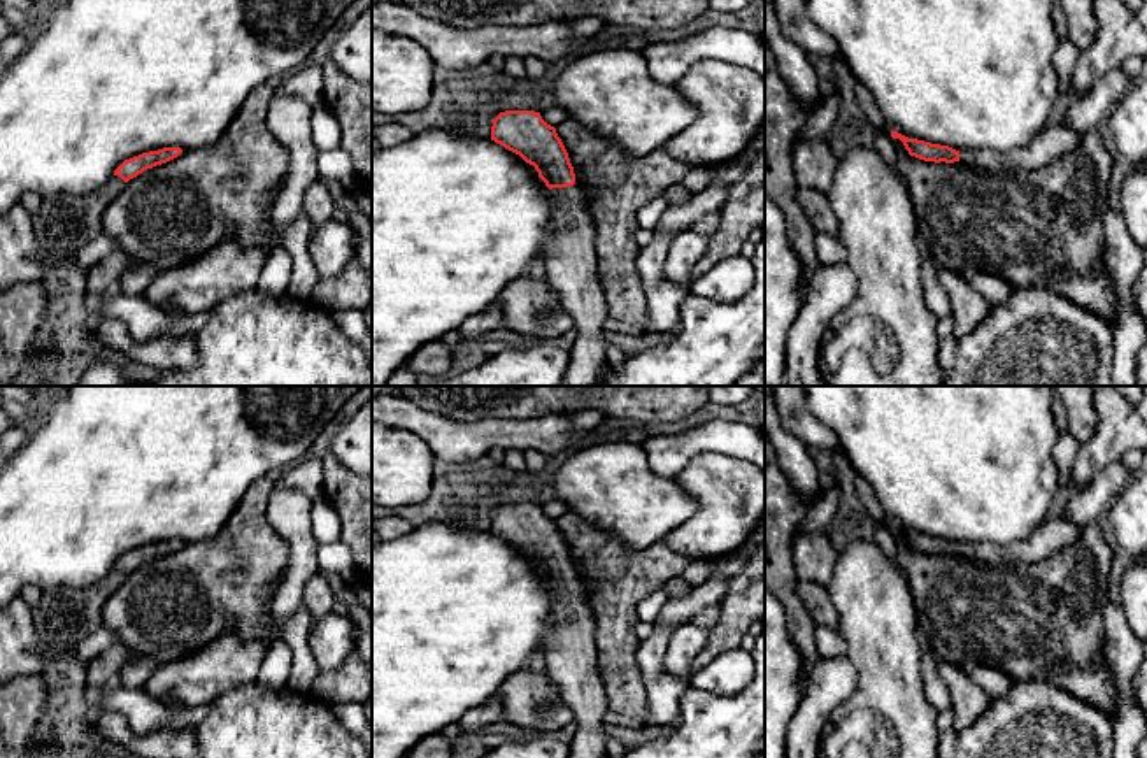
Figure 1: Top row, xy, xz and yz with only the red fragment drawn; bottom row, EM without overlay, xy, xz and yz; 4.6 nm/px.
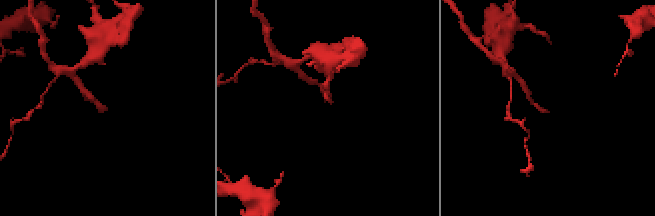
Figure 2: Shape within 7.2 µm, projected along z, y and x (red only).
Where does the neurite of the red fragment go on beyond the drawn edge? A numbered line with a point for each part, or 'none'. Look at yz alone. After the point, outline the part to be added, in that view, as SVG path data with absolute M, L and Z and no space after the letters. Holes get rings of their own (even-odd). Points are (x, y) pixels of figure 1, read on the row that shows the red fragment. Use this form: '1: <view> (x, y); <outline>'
1: yz (1051, 143); M1047 123L1024 146L1008 151L961 151L959 161L991 172L1007 170L1037 170L1051 165L1054 160L1072 153L1080 144L1080 133L1068 126L1054 126Z

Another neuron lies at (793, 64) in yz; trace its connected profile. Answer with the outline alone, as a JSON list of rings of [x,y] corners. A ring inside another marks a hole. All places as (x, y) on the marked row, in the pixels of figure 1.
[[[765,4],[765,39],[773,51],[779,74],[786,81],[789,91],[800,104],[805,104],[814,111],[821,100],[817,74],[809,61],[809,54],[784,35],[773,5],[768,4]]]

